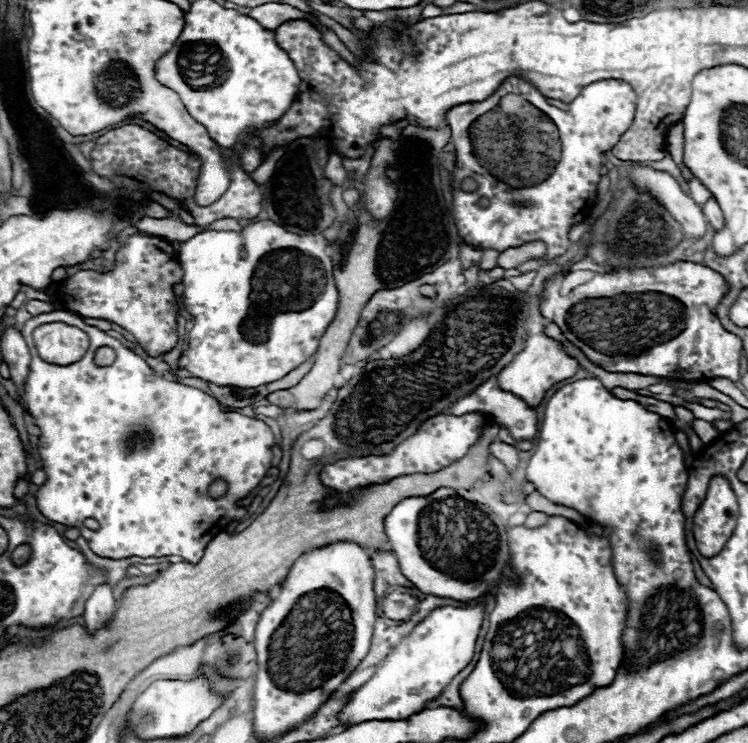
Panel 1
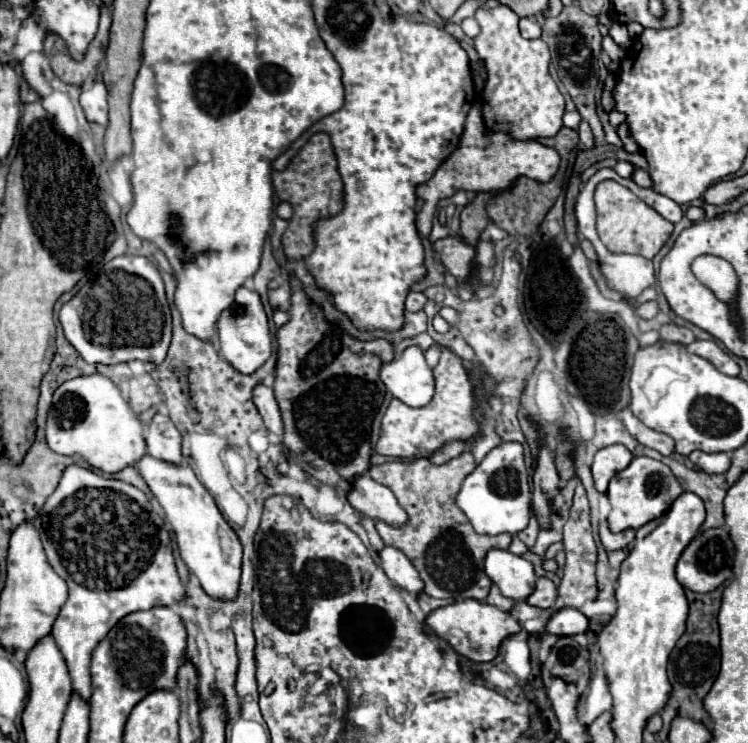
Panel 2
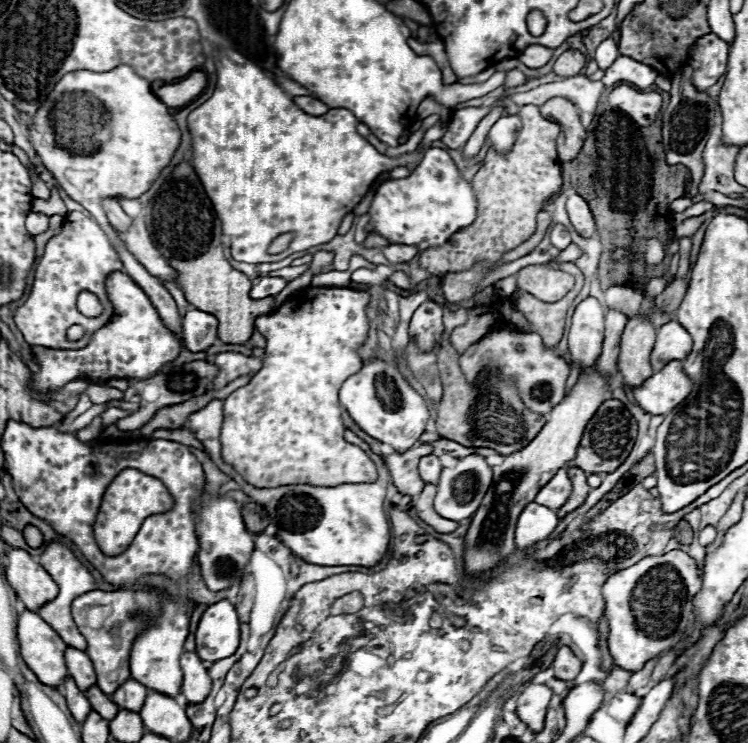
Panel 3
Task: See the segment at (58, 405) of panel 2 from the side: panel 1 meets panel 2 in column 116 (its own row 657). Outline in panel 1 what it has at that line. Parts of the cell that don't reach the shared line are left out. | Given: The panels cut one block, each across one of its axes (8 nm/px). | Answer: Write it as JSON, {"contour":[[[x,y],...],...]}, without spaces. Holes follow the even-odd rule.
{"contour":[[[484,602],[468,608],[436,608],[414,628],[410,636],[390,650],[384,664],[354,692],[352,700],[338,716],[342,724],[358,724],[362,720],[402,720],[402,716],[420,712],[426,700],[440,696],[446,684],[450,684],[450,680],[472,660],[482,620]]]}

